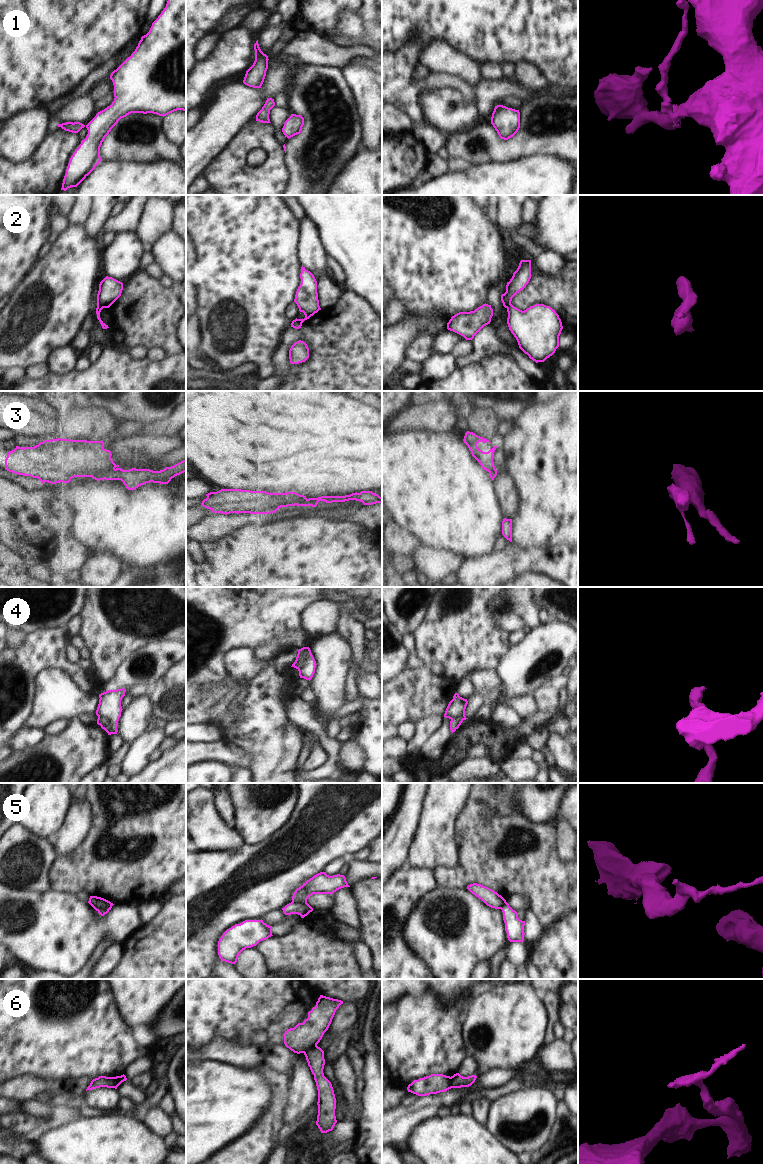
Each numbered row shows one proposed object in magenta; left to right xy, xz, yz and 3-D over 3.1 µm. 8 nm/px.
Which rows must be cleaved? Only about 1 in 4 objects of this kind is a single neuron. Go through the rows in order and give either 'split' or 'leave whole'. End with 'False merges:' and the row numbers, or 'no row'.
1: split
2: split
3: split
4: split
5: split
6: split
False merges: 1, 2, 3, 4, 5, 6

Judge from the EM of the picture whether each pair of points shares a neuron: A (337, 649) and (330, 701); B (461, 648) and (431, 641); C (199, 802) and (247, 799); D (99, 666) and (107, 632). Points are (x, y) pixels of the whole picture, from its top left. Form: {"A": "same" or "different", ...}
{"A": "same", "B": "same", "C": "different", "D": "same"}

